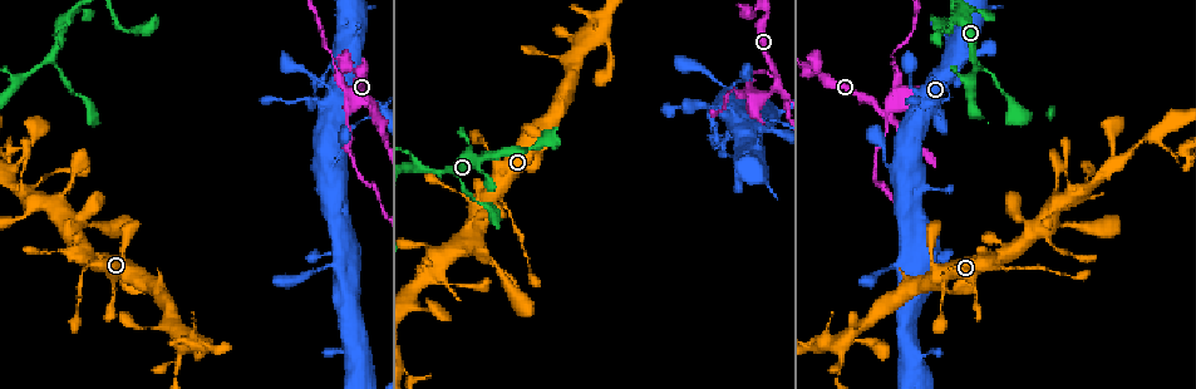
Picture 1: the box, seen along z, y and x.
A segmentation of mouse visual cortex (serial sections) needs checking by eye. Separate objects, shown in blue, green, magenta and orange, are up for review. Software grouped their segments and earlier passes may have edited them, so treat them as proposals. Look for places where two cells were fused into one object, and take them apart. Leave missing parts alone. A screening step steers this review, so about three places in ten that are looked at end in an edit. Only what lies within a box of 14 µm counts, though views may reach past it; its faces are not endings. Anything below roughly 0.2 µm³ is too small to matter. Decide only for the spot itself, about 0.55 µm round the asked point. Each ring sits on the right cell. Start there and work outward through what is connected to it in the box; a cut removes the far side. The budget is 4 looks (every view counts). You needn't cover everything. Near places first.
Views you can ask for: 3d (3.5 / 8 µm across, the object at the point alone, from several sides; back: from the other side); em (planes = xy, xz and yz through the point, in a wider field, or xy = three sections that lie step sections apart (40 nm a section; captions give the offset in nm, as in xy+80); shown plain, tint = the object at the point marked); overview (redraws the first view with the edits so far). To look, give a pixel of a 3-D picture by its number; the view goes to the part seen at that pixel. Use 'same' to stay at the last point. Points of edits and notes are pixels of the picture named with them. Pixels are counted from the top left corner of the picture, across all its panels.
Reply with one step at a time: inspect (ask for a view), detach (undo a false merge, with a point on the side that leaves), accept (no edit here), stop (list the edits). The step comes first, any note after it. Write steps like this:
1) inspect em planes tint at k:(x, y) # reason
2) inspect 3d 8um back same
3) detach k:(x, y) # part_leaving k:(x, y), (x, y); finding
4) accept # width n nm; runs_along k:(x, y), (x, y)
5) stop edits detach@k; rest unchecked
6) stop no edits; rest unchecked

inspect 3d 3.5um at 1:(360, 97) # abrupt turn

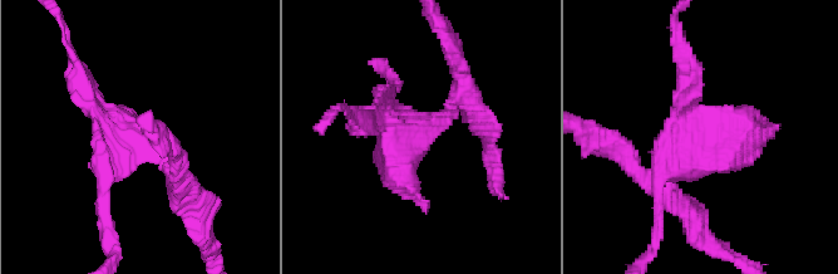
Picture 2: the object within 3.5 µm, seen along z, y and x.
inspect em xy step 1 tint at 2:(414, 133) # now the EM

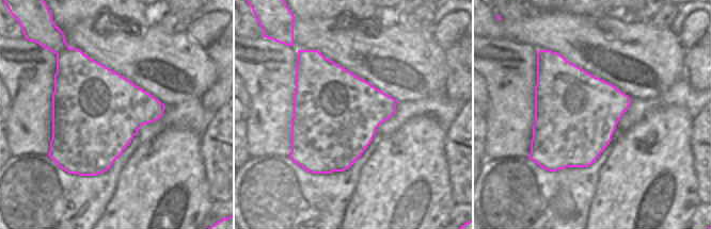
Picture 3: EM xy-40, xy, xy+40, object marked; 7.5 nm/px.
detach 2:(681, 83) # part_leaving 2:(688, 109), (690, 59), (678, 29); a second cell is stuck on

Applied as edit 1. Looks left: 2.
inspect 3d 3.5um at 1:(808, 72) # abrupt turn

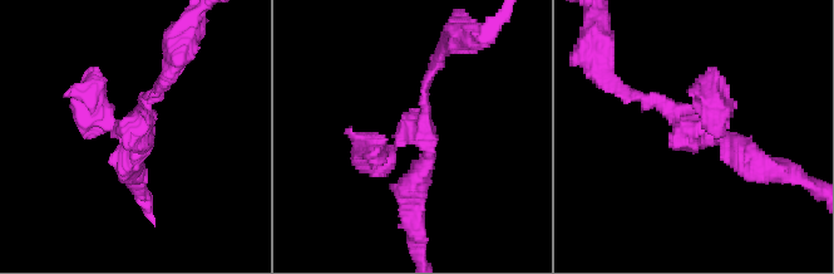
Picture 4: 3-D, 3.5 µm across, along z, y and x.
inspect em xy step 3 tint at 4:(704, 130) # need the tissue

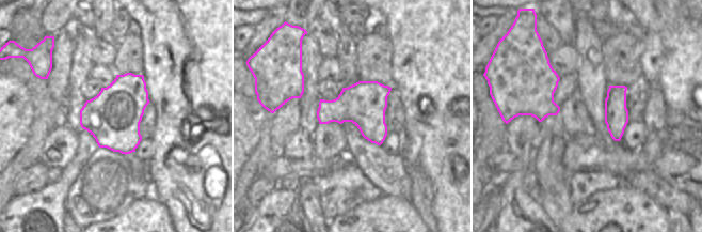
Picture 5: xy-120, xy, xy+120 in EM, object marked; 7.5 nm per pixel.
accept # width 340 nm; runs_along 4:(770, 170), (694, 127), (712, 101); continuous, no second cell

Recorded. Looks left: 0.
stop edits detach@2; rest unchecked

